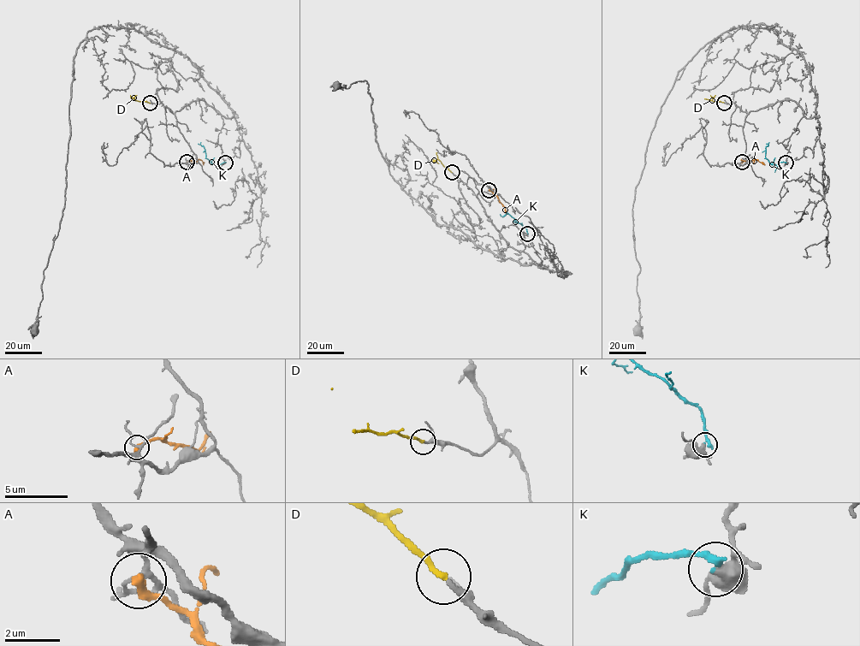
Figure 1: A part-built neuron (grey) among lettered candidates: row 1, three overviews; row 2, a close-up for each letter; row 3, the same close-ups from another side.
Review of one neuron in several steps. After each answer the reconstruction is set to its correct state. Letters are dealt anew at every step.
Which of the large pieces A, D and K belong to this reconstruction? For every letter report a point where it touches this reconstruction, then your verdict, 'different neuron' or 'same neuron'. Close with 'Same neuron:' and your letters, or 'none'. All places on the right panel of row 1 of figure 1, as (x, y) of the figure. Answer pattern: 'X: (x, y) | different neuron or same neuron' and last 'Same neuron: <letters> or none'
A: (742, 162) | different neuron
D: (724, 103) | same neuron
K: (785, 162) | different neuron
Same neuron: D

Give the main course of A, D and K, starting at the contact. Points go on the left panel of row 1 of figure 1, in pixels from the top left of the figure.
A: (187, 162), (200, 159), (203, 165)
D: (149, 103), (135, 100), (137, 95)
K: (225, 162), (213, 164), (205, 157), (204, 147), (198, 144)

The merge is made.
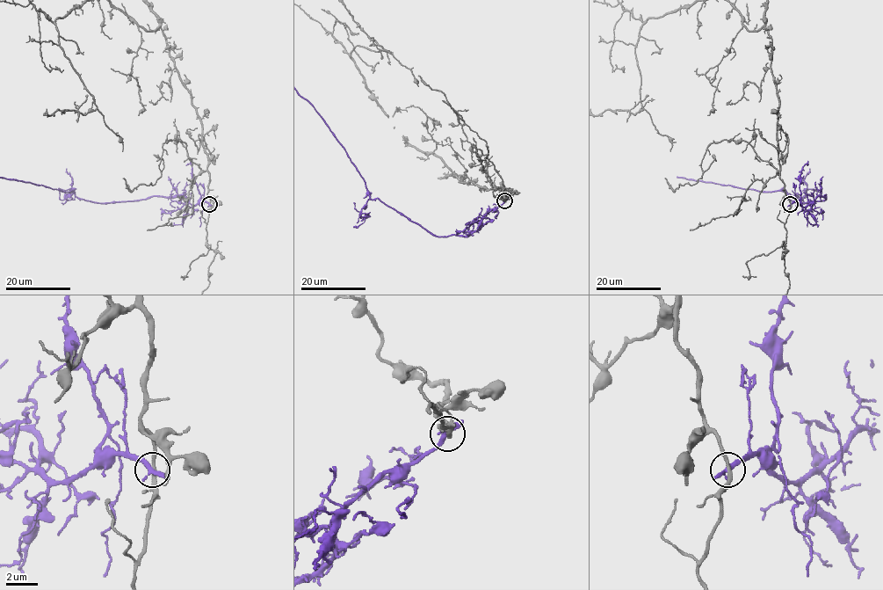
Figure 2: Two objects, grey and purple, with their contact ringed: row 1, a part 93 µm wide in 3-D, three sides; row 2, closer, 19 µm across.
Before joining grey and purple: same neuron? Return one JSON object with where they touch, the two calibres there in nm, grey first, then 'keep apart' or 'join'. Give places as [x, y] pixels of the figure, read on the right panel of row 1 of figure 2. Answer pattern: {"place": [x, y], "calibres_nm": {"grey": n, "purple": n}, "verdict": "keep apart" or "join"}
{"place": [790, 204], "calibres_nm": {"grey": 240, "purple": 300}, "verdict": "keep apart"}

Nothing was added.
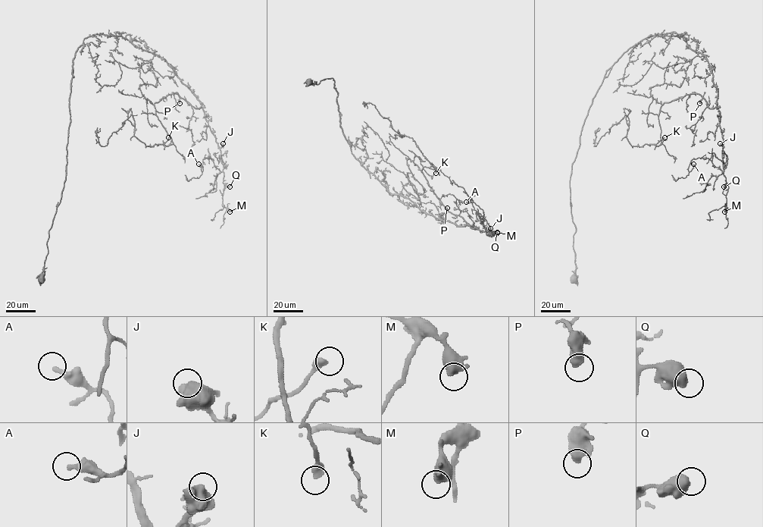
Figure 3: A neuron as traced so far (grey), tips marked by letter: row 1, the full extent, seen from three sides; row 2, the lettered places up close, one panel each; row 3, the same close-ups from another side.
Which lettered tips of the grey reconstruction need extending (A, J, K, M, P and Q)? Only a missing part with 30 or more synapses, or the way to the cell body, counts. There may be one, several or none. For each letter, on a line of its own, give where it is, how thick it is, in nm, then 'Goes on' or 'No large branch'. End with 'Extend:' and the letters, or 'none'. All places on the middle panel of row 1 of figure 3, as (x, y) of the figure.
A: Place: (466, 202). Thickness 300 nm. No large branch
J: Place: (490, 228). Thickness 650 nm. No large branch
K: Place: (436, 173). Thickness 400 nm. No large branch
M: Place: (497, 233). Thickness 600 nm. No large branch
P: Place: (447, 208). Thickness 550 nm. No large branch
Q: Place: (497, 232). Thickness 600 nm. No large branch
Extend: none

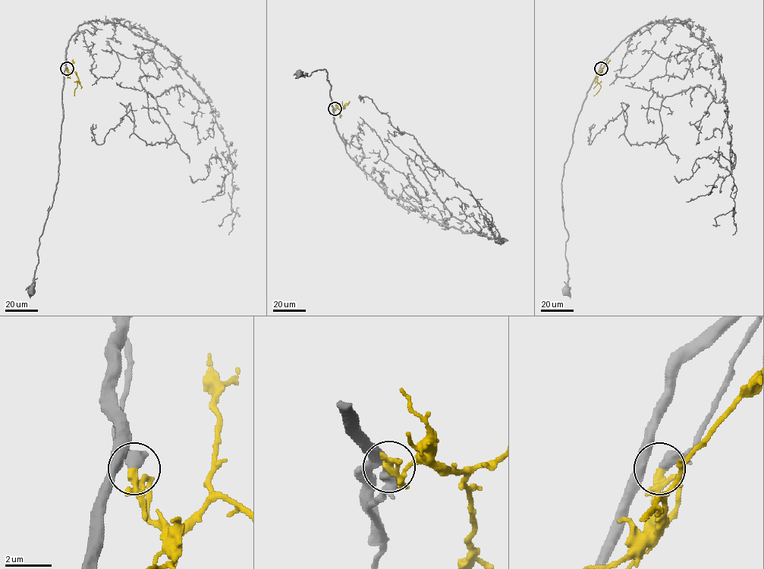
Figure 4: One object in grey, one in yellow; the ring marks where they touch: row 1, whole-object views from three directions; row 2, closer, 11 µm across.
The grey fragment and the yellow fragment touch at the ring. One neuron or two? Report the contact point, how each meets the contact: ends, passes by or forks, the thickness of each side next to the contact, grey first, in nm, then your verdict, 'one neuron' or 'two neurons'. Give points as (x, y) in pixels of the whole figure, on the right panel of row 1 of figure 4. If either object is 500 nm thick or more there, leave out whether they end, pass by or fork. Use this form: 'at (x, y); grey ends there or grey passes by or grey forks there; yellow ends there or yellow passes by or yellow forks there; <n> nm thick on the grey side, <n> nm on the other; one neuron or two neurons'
at (601, 68); grey passes by; yellow forks there; 380 nm thick on the grey side, 200 nm on the other; one neuron

